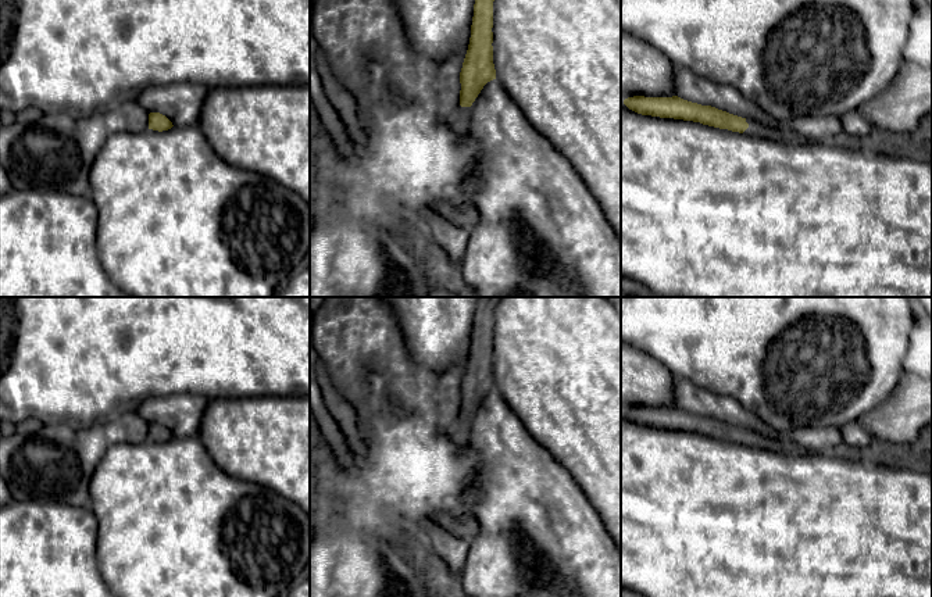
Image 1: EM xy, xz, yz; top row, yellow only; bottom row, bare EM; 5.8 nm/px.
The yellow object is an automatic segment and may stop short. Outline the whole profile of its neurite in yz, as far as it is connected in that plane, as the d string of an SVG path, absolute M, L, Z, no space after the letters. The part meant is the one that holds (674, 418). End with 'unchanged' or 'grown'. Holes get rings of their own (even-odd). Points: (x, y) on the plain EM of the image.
M633 407L624 411L624 415L642 426L660 429L674 429L683 432L700 433L703 436L728 440L732 443L744 444L747 447L758 447L783 453L788 455L815 455L817 451L810 451L796 444L792 440L771 439L763 436L757 430L742 429L711 417L701 417L683 411L678 407L672 408L644 408Z; grown

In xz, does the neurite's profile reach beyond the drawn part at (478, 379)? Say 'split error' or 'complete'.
split error

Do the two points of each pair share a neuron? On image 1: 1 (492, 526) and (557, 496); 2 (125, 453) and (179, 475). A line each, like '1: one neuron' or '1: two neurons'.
1: one neuron
2: one neuron

